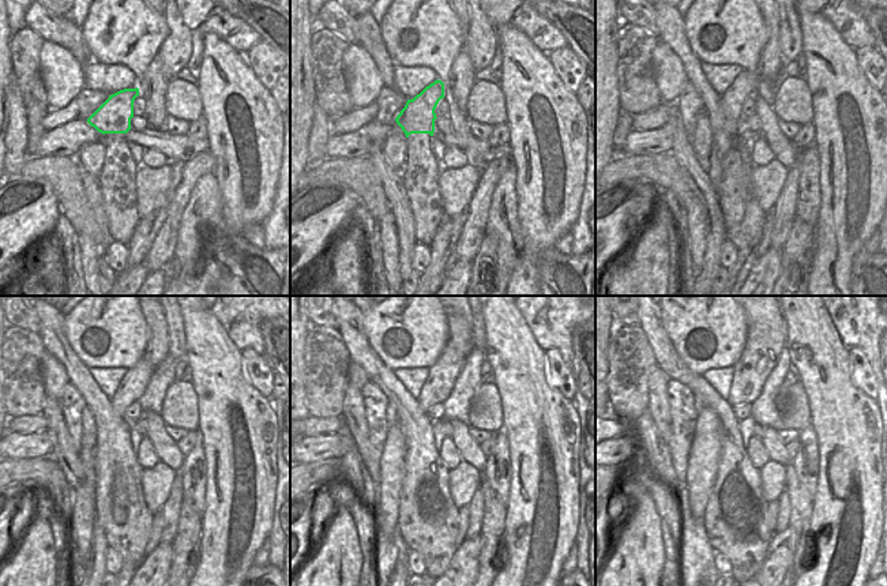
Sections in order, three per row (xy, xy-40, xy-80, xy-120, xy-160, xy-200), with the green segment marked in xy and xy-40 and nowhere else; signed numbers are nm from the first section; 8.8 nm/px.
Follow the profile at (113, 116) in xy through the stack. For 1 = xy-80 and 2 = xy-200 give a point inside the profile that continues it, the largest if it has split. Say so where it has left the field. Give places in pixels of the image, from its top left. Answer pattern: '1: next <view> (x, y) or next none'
1: next xy-80 (744, 86)
2: next xy-200 (766, 330)

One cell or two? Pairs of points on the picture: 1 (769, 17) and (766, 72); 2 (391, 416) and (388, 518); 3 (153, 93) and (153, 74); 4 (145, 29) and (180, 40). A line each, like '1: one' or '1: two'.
1: one
2: two
3: one
4: two

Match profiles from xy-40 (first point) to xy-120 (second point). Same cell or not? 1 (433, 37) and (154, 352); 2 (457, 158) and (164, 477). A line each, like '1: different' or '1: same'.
1: different
2: different

